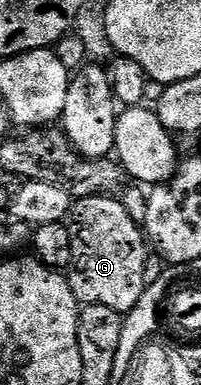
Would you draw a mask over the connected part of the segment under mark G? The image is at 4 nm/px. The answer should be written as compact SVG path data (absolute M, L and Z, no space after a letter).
M95 195L73 205L70 229L72 264L66 277L77 302L84 306L106 304L119 314L129 314L142 300L148 278L150 246L142 226L130 218L119 197Z

